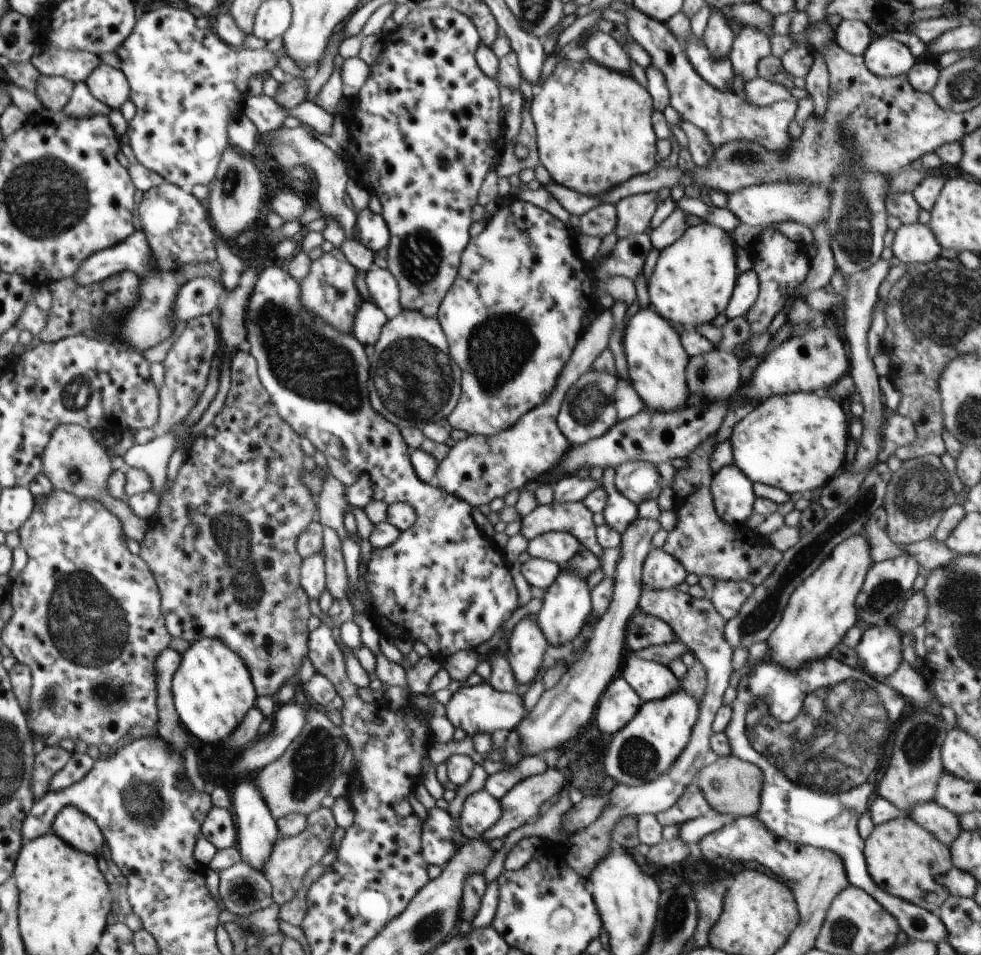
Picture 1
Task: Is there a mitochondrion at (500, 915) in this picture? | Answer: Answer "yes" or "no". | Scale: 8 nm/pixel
no

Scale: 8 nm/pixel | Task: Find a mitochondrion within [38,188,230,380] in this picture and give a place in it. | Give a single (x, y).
(121, 298)

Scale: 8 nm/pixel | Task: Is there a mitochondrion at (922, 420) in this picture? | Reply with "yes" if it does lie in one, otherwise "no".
no

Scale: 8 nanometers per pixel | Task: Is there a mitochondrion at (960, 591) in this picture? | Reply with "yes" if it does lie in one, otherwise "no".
yes

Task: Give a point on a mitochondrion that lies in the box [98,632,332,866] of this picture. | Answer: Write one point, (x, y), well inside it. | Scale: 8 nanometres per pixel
(143, 802)

